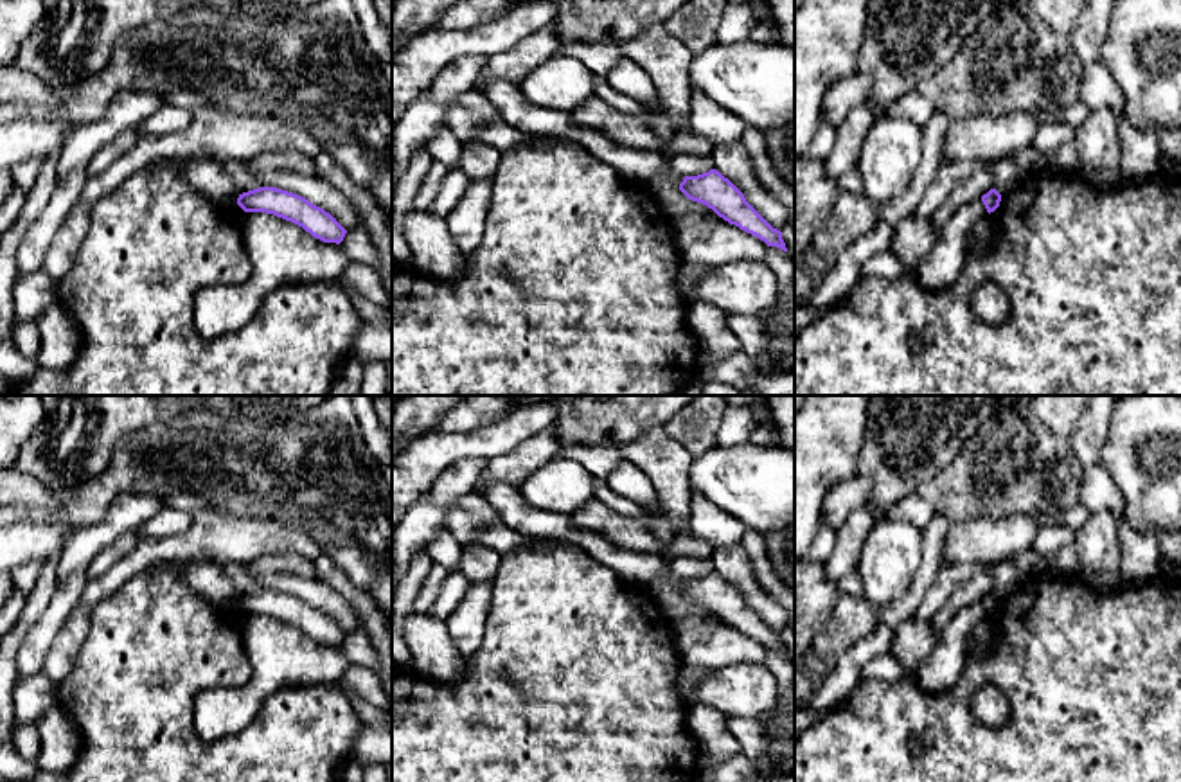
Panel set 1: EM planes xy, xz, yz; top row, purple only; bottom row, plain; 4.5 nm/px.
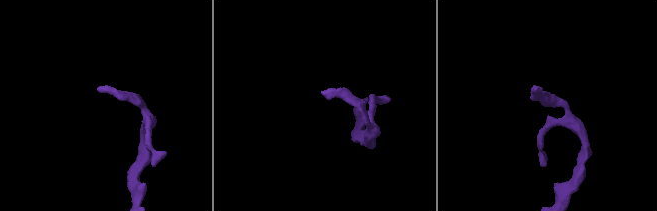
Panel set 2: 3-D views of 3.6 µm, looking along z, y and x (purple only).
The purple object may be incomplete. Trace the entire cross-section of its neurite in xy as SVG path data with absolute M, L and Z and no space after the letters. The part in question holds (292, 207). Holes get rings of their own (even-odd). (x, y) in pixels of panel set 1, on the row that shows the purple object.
M259 187L243 192L237 198L237 205L244 212L266 212L291 221L324 243L340 244L347 234L329 212L282 189Z

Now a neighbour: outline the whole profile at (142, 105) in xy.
M119 92L102 119L74 128L65 138L58 155L58 180L77 167L86 167L101 147L120 131L137 128L162 104L162 97L151 92Z

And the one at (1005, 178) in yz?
M1010 158L994 162L990 165L990 174L992 189L996 189L1001 196L1017 189L1023 180Z

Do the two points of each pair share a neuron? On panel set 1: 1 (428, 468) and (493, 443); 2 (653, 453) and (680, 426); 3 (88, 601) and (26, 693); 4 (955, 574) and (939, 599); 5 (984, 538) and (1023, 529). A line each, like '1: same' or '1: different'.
1: same
2: different
3: different
4: same
5: same

